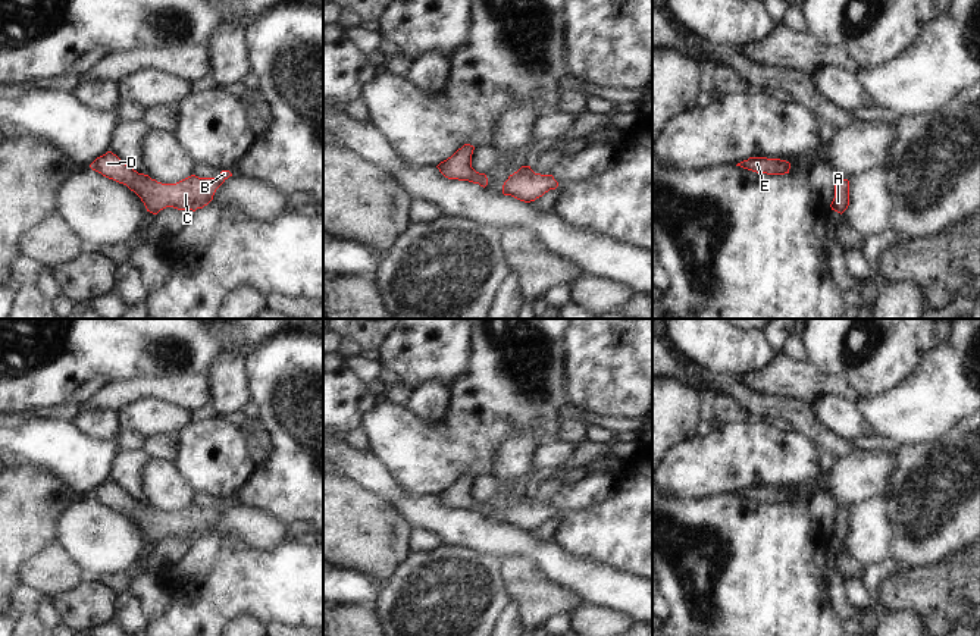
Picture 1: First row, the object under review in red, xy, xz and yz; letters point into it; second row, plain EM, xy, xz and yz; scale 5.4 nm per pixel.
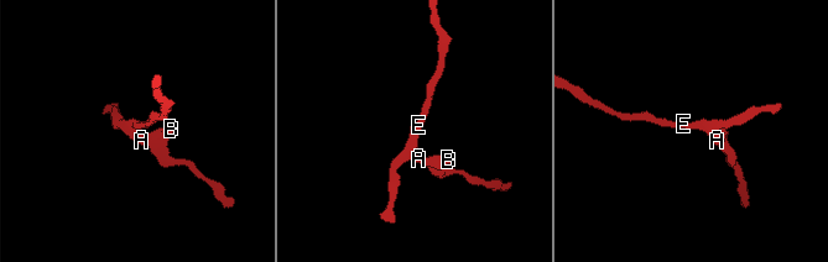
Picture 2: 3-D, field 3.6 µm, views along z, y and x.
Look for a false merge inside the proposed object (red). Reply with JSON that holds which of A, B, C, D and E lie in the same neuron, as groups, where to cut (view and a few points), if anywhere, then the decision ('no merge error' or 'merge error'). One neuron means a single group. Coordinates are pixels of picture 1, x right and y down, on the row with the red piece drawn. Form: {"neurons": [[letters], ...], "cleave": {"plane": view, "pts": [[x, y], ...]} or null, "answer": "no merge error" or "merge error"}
{"neurons": [["A", "B", "C", "D", "E"]], "cleave": null, "answer": "no merge error"}

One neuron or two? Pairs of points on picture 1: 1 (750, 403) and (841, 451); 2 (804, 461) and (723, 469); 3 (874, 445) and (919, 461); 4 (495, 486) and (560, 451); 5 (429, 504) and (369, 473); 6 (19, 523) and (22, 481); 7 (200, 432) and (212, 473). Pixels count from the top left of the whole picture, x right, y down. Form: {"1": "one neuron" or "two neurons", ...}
{"1": "one neuron", "2": "one neuron", "3": "one neuron", "4": "one neuron", "5": "one neuron", "6": "one neuron", "7": "one neuron"}

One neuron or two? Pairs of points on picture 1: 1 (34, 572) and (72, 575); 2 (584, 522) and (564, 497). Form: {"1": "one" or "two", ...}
{"1": "one", "2": "two"}

